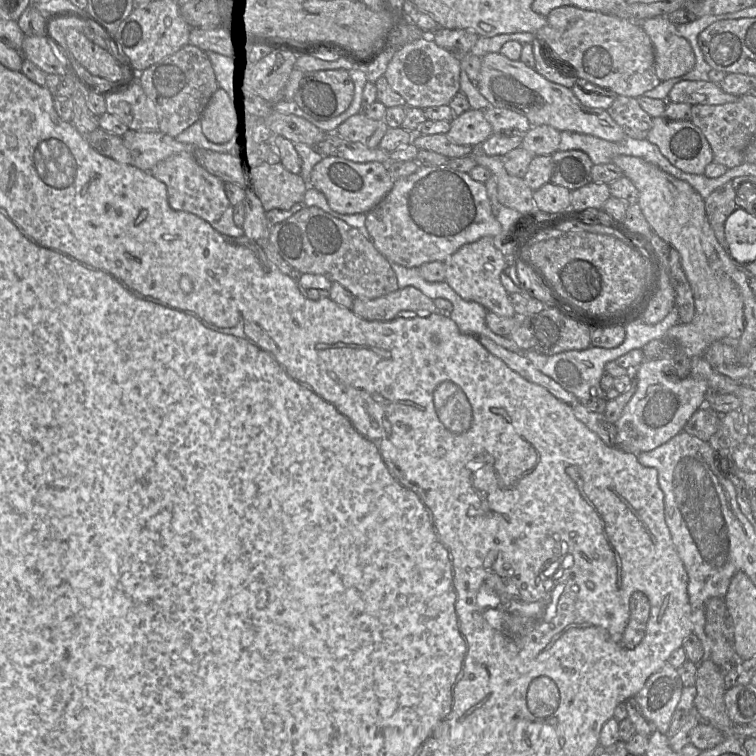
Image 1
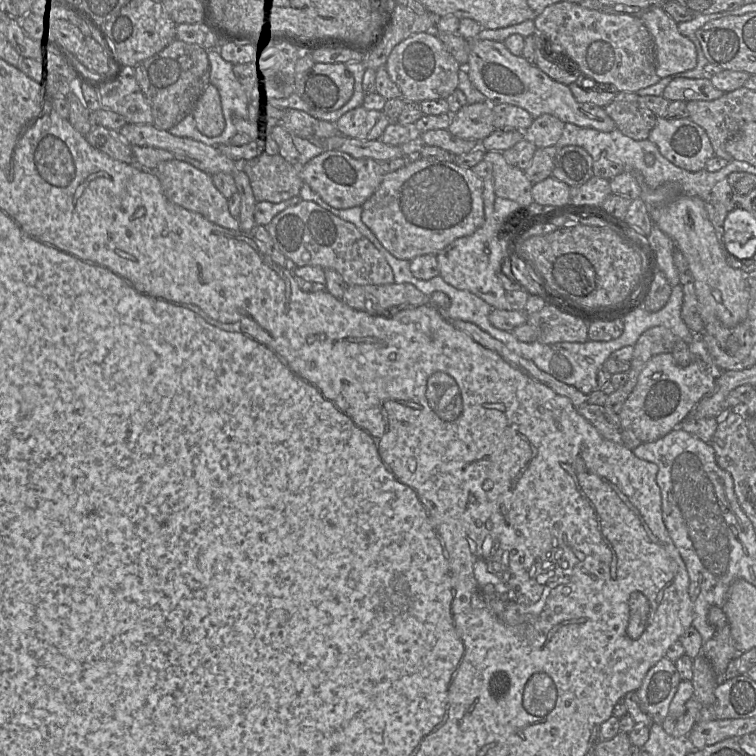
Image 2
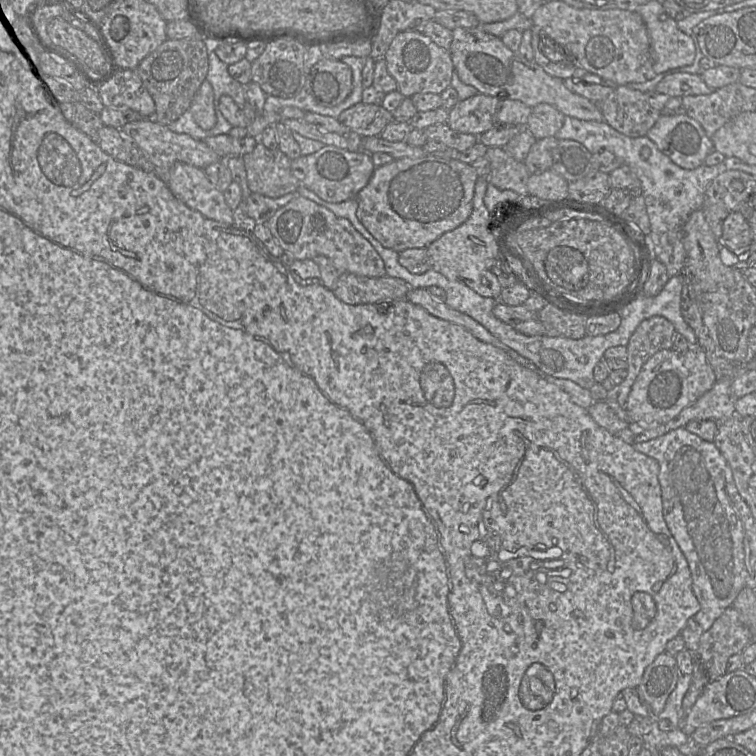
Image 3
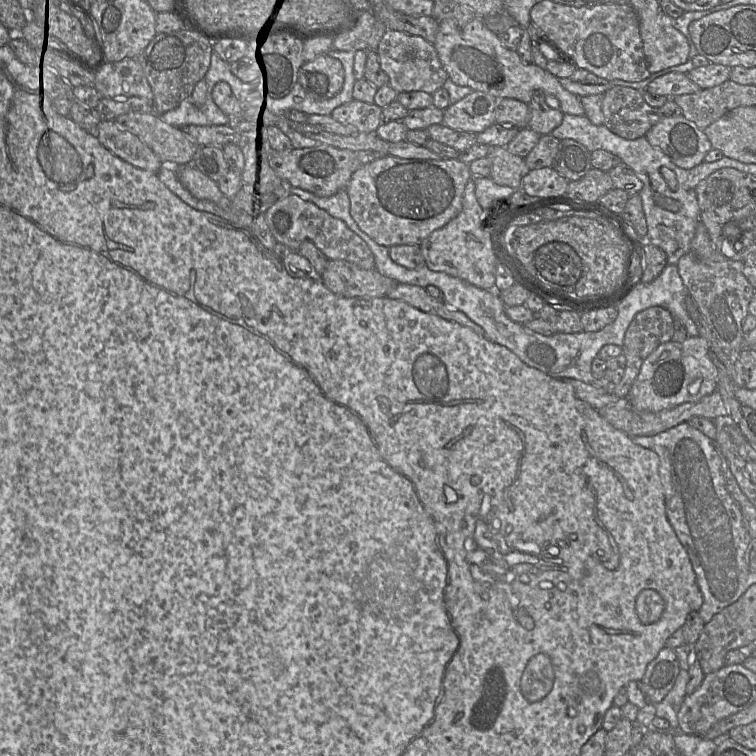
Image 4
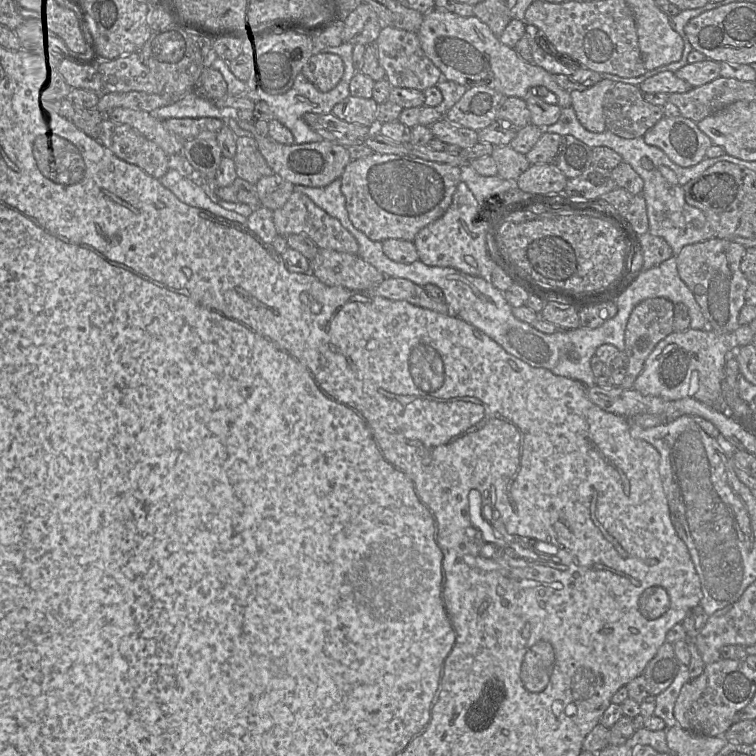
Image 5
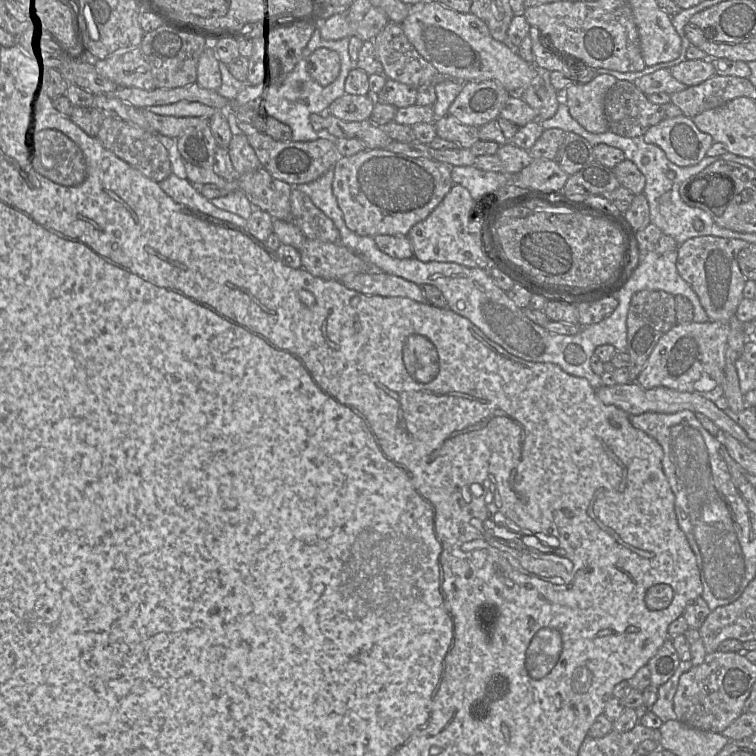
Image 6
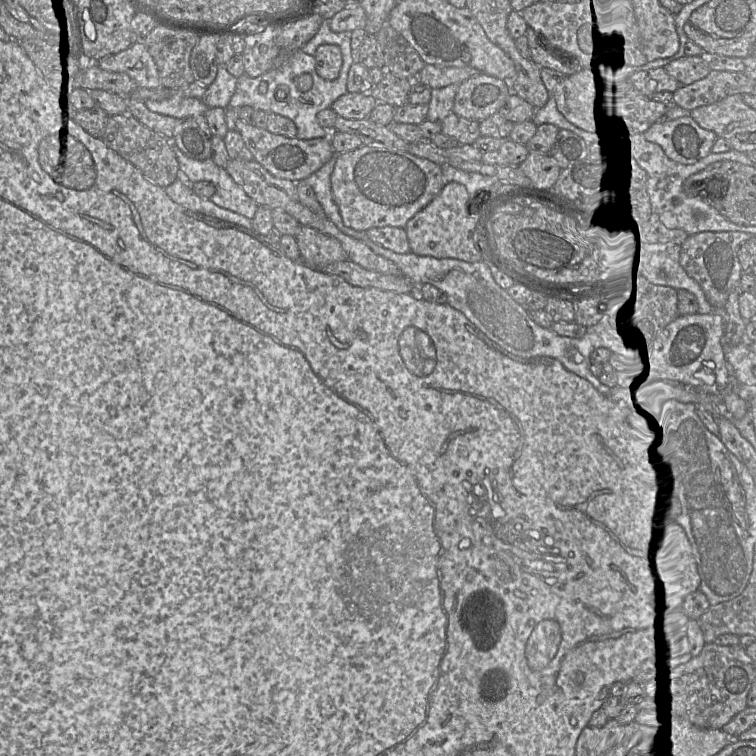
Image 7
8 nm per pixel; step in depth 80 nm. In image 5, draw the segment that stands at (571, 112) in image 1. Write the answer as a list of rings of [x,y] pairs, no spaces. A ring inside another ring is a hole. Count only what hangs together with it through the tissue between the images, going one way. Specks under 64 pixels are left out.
[[[434,8],[423,14],[417,35],[424,53],[438,67],[444,79],[465,87],[486,86],[505,97],[524,100],[531,88],[544,86],[556,95],[557,104],[561,108],[572,107],[570,92],[557,84],[554,75],[521,58],[514,48],[503,44],[488,25],[475,15],[462,17]]]

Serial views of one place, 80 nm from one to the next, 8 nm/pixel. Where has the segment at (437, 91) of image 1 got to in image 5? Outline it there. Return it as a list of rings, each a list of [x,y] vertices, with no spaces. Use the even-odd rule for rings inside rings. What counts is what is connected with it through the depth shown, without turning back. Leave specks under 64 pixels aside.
[[[385,26],[375,41],[380,65],[392,87],[411,88],[424,92],[437,86],[443,78],[441,71],[424,53],[417,33]]]

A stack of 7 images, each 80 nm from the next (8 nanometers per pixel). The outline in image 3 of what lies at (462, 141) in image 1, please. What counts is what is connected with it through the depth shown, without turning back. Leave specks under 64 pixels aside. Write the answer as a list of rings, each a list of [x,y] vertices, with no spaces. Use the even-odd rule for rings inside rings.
[[[477,93],[449,110],[447,125],[454,131],[477,137],[495,125],[496,99]]]

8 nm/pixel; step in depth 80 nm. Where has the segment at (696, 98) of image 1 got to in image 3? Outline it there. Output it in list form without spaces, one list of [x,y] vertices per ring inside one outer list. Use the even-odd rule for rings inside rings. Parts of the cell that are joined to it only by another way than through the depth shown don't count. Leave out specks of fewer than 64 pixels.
[[[673,73],[665,76],[656,86],[655,92],[670,98],[707,95],[713,92],[700,74]]]

